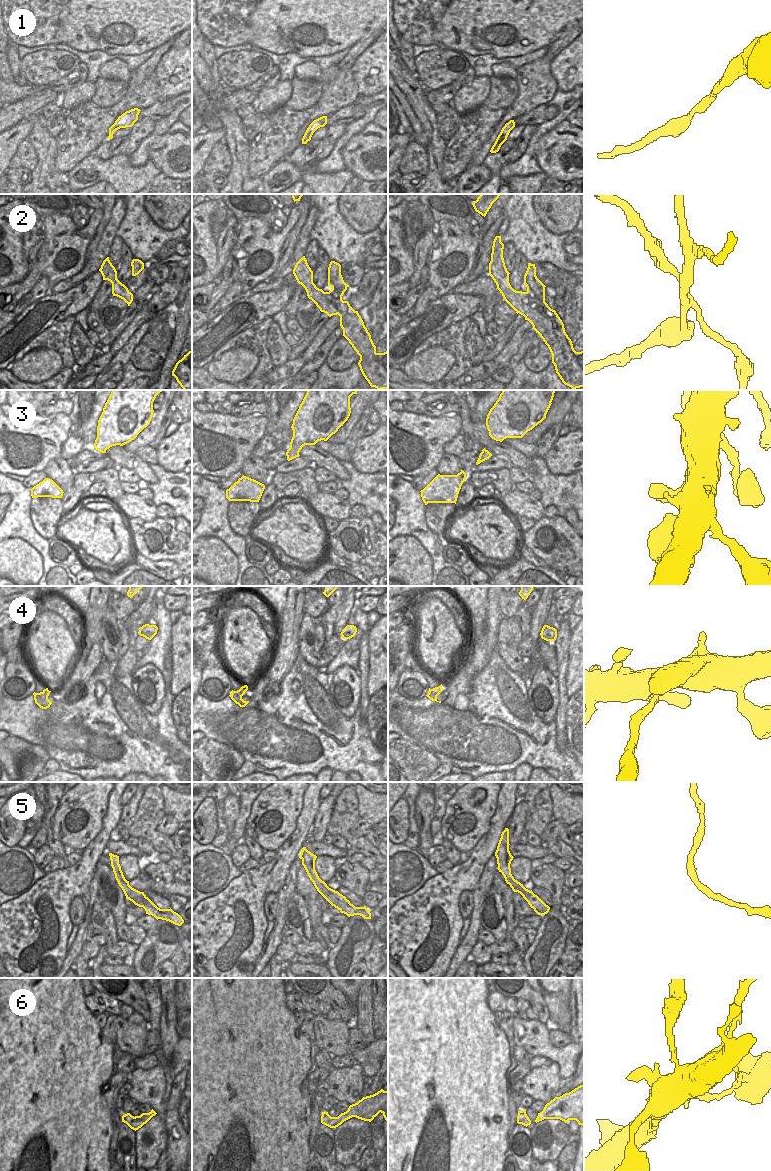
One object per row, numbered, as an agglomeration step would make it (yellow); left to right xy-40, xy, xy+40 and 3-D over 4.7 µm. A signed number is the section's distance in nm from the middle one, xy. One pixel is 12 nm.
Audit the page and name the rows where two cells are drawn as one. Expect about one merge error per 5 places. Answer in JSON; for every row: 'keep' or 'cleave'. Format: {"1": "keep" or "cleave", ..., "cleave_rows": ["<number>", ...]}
{"1": "keep", "2": "cleave", "3": "keep", "4": "keep", "5": "keep", "6": "keep", "cleave_rows": ["2"]}

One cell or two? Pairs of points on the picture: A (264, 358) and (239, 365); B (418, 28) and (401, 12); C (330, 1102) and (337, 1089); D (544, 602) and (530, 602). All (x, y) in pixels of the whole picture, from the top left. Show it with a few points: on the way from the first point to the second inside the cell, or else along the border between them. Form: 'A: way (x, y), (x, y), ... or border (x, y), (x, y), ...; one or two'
A: border (240, 346), (247, 347), (258, 358), (248, 377); two
B: way (414, 24), (405, 15); one
C: border (328, 1095), (337, 1102); two
D: border (540, 596), (537, 603), (530, 610); two

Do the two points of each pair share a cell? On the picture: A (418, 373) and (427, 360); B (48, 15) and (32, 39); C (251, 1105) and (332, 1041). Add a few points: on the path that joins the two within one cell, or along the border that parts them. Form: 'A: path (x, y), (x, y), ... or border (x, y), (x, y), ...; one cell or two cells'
A: path (421, 370), (427, 363); one cell
B: path (47, 22), (39, 30), (39, 38); one cell
C: border (316, 1045), (320, 1049); two cells

